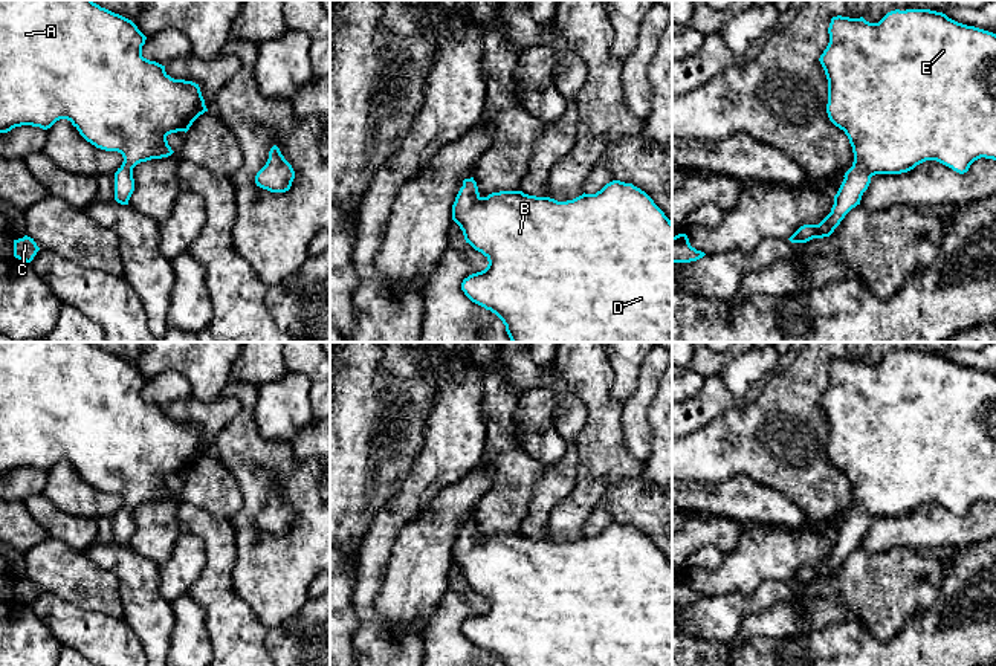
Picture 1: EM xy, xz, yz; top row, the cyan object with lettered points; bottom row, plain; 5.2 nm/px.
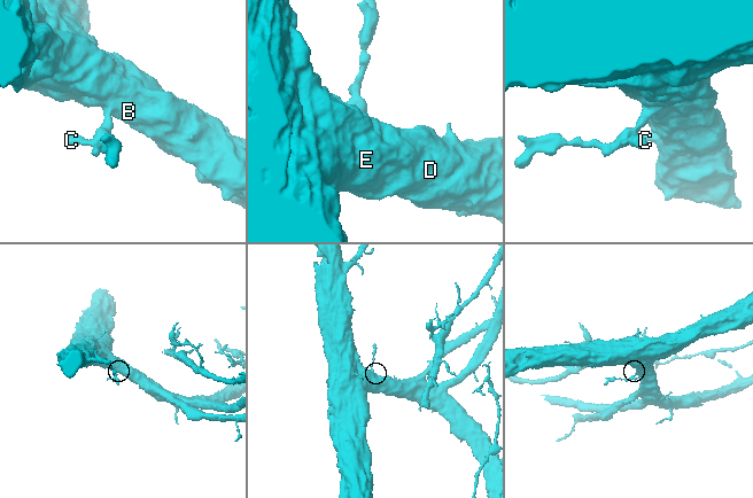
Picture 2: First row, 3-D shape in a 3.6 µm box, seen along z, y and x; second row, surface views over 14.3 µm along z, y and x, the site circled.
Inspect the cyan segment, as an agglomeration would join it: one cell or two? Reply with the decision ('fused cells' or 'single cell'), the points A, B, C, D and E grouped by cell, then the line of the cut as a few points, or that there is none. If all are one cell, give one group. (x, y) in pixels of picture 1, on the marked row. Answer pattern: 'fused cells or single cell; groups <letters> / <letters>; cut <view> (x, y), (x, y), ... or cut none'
single cell; groups A B C D E; cut none

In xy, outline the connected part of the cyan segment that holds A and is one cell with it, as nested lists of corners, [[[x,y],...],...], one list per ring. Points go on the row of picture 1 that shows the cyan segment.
[[[0,0],[0,133],[70,121],[96,148],[122,154],[115,200],[128,205],[133,168],[171,156],[167,136],[186,133],[208,112],[199,84],[174,79],[165,66],[142,57],[145,40],[131,20],[92,0]]]

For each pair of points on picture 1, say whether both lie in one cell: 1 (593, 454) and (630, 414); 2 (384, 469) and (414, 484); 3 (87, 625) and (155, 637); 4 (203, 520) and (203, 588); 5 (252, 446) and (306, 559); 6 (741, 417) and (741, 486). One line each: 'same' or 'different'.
1: different
2: different
3: different
4: same
5: same
6: different

